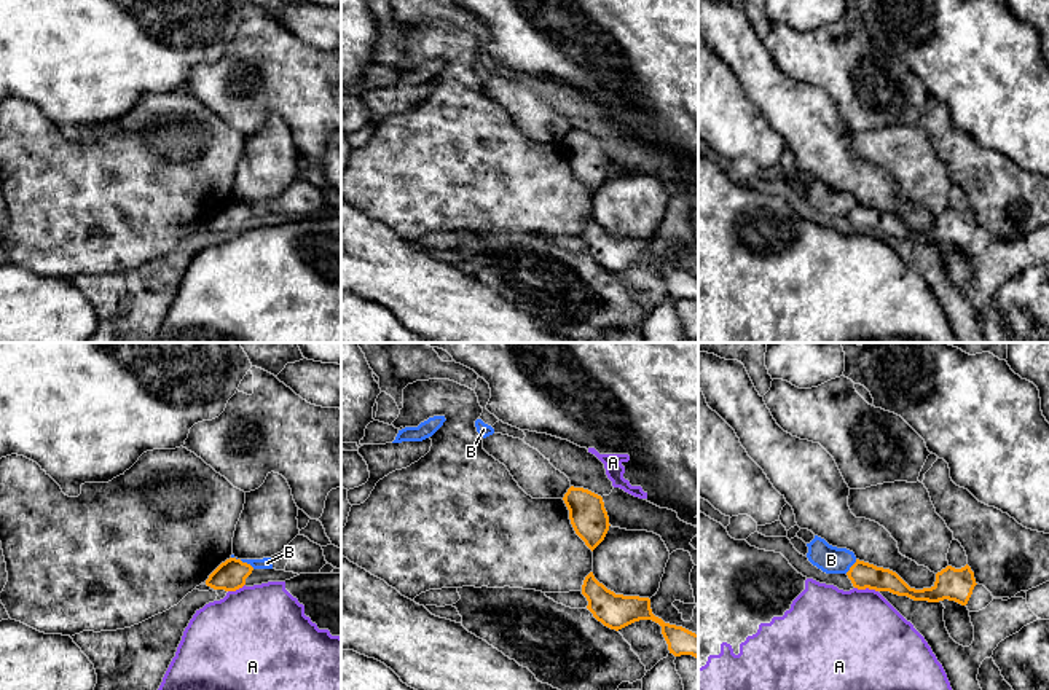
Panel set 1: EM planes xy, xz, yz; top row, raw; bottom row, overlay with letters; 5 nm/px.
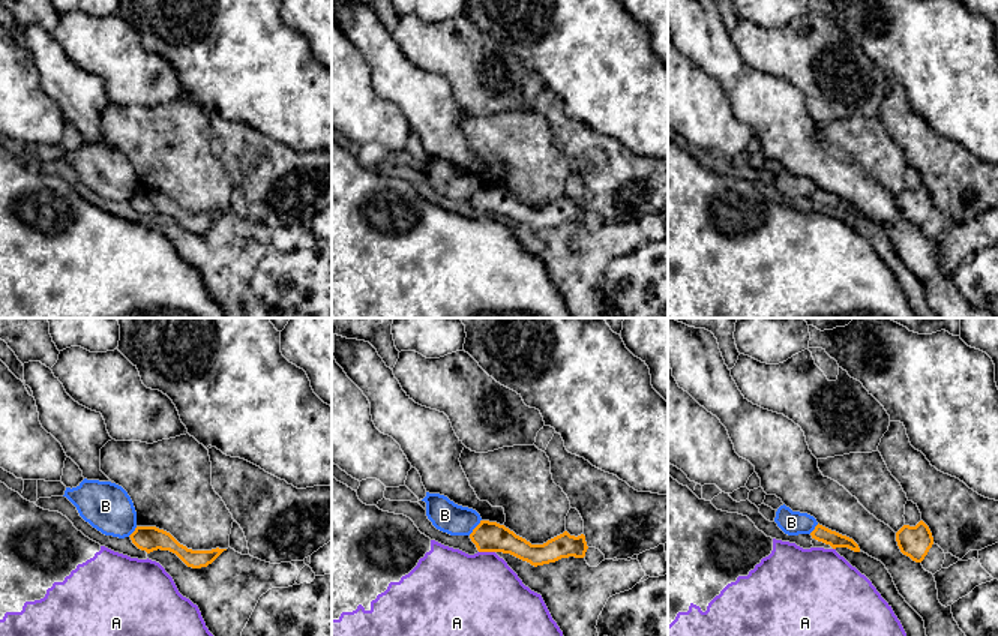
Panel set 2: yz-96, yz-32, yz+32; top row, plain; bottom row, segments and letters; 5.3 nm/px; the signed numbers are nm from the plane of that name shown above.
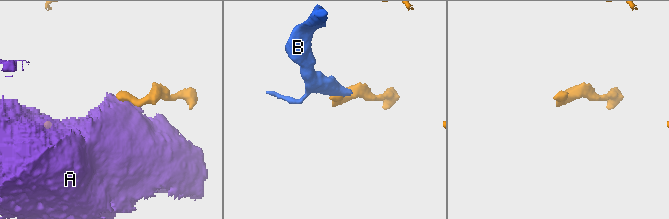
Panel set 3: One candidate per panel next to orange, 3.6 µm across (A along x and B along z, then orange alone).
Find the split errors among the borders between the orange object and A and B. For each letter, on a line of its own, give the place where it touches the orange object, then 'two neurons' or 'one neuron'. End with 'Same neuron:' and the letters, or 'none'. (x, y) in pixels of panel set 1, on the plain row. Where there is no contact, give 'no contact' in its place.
A: meets orange in yz at (866, 230); two neurons
B: meets orange in xy at (246, 206); two neurons
Same neuron: none

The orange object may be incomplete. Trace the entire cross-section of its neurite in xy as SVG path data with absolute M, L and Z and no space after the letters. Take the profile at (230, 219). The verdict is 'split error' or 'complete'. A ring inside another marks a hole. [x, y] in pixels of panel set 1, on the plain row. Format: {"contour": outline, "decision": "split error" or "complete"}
{"contour": "M230 201L209 218L206 228L214 233L236 234L246 228L252 214L250 207Z", "decision": "complete"}

